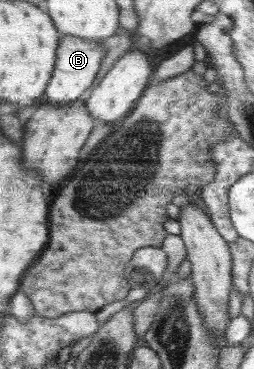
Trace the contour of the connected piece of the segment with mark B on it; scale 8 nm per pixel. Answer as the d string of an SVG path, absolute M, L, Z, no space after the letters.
M61 36L56 52L55 68L44 93L47 96L47 102L55 106L67 106L78 100L86 90L93 86L105 53L107 50L103 46L103 41L91 42L77 36Z

